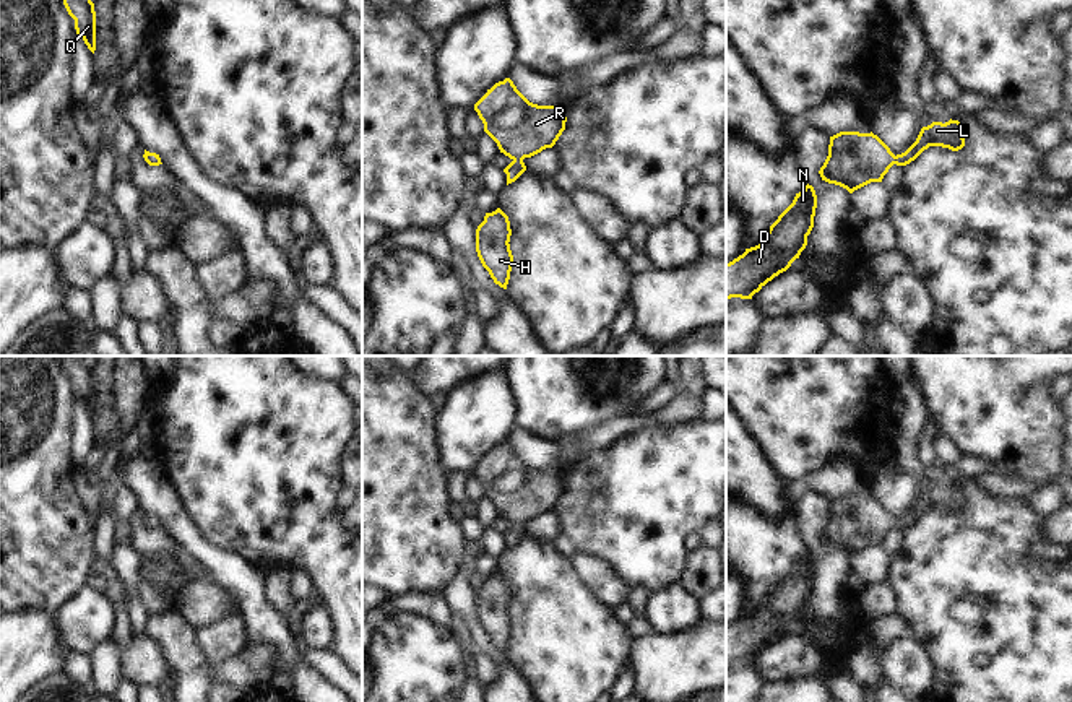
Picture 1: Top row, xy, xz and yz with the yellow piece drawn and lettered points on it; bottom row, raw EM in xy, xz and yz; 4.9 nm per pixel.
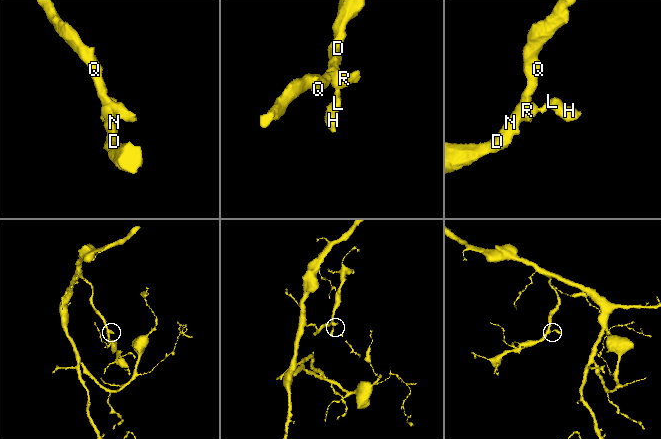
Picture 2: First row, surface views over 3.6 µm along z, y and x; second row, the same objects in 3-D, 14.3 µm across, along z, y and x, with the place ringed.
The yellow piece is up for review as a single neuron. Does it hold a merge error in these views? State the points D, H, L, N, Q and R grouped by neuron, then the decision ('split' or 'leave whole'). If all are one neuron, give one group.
groups D H L N Q R; leave whole

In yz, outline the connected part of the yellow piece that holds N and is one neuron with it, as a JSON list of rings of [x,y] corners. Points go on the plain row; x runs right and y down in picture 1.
[[[812,549],[796,557],[793,567],[770,590],[763,604],[726,627],[726,665],[752,663],[768,645],[786,635],[807,609],[814,592],[817,559]]]

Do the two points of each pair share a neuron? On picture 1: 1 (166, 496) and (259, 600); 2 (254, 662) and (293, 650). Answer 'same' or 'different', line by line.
1: same
2: different

